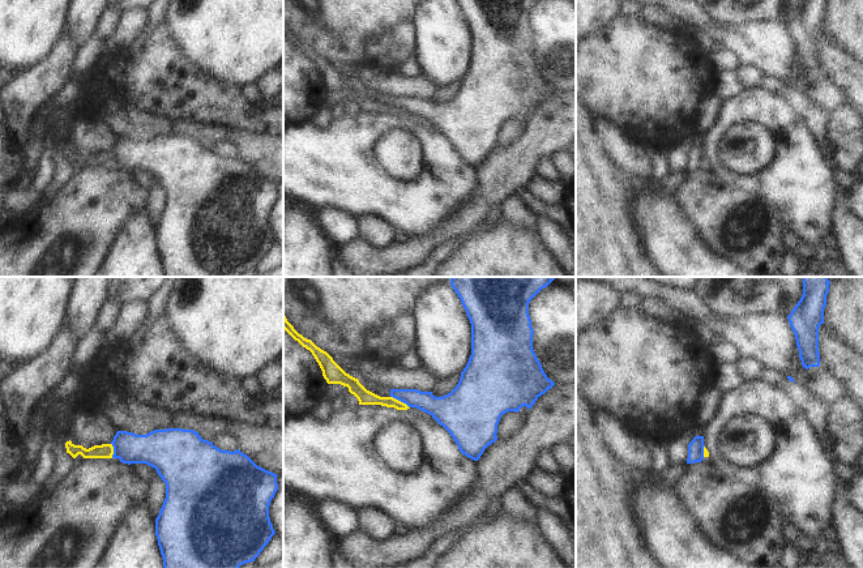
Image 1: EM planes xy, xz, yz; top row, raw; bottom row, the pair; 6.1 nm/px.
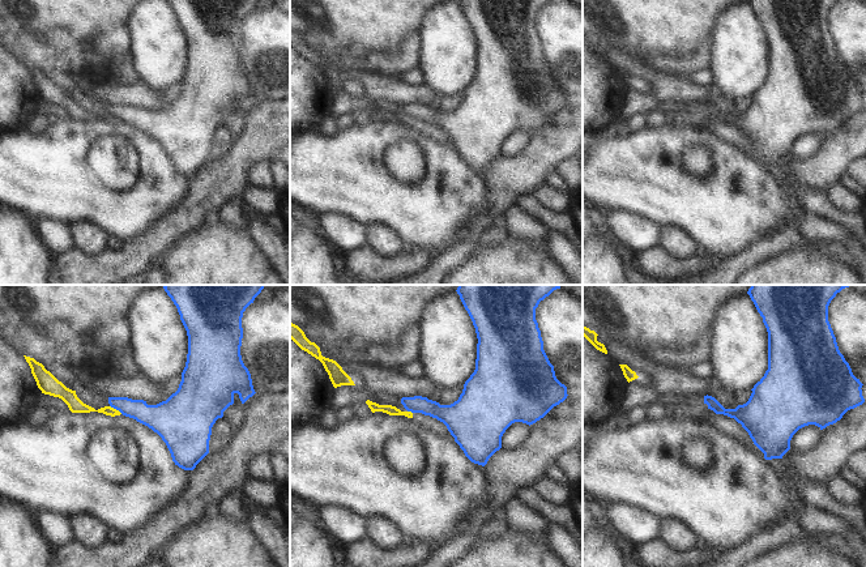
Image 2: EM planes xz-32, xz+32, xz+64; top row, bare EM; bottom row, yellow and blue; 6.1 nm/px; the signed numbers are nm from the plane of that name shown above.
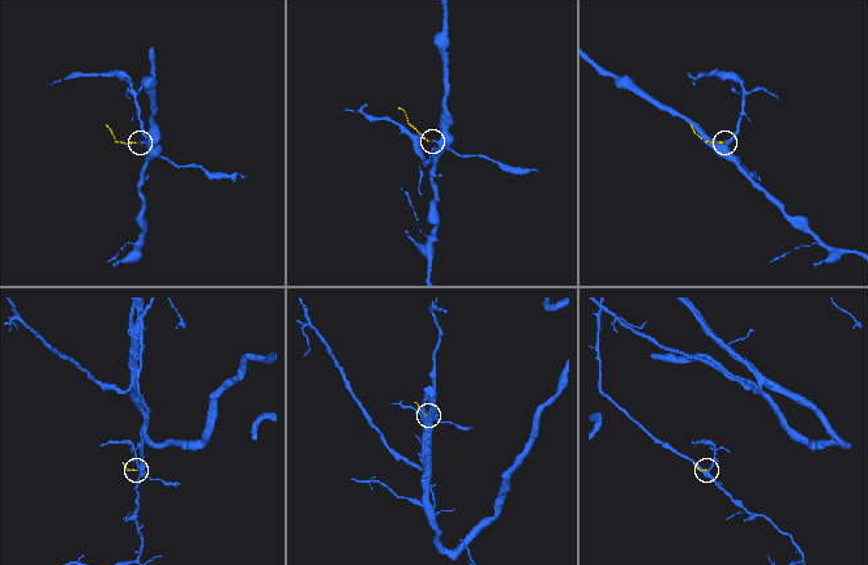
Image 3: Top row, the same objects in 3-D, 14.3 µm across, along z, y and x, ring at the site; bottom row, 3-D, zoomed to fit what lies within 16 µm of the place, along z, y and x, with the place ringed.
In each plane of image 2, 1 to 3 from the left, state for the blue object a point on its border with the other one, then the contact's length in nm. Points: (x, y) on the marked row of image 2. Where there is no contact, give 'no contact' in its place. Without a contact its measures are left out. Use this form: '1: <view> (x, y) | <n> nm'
1: xz-32 (115, 409) | 90 nm
2: xz+32 (410, 412) | 40 nm
3: no contact

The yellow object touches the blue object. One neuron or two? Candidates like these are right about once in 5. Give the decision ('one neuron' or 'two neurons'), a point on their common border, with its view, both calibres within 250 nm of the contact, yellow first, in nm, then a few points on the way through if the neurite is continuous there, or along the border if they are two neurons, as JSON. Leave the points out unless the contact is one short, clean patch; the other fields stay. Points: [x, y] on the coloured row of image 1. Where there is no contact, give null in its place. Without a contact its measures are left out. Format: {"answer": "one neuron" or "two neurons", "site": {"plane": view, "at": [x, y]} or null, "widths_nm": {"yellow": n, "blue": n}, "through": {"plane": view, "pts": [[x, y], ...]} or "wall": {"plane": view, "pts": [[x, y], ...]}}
{"answer": "two neurons", "site": {"plane": "xz", "at": [400, 401]}, "widths_nm": {"yellow": 90, "blue": 140}, "wall": {"plane": "xz", "pts": [[391, 396], [402, 401], [409, 408]]}}

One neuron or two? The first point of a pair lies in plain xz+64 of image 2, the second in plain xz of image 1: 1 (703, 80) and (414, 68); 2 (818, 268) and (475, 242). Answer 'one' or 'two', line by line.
1: one
2: one

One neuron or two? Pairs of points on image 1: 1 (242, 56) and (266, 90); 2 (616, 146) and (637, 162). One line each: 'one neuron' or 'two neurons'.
1: two neurons
2: one neuron

